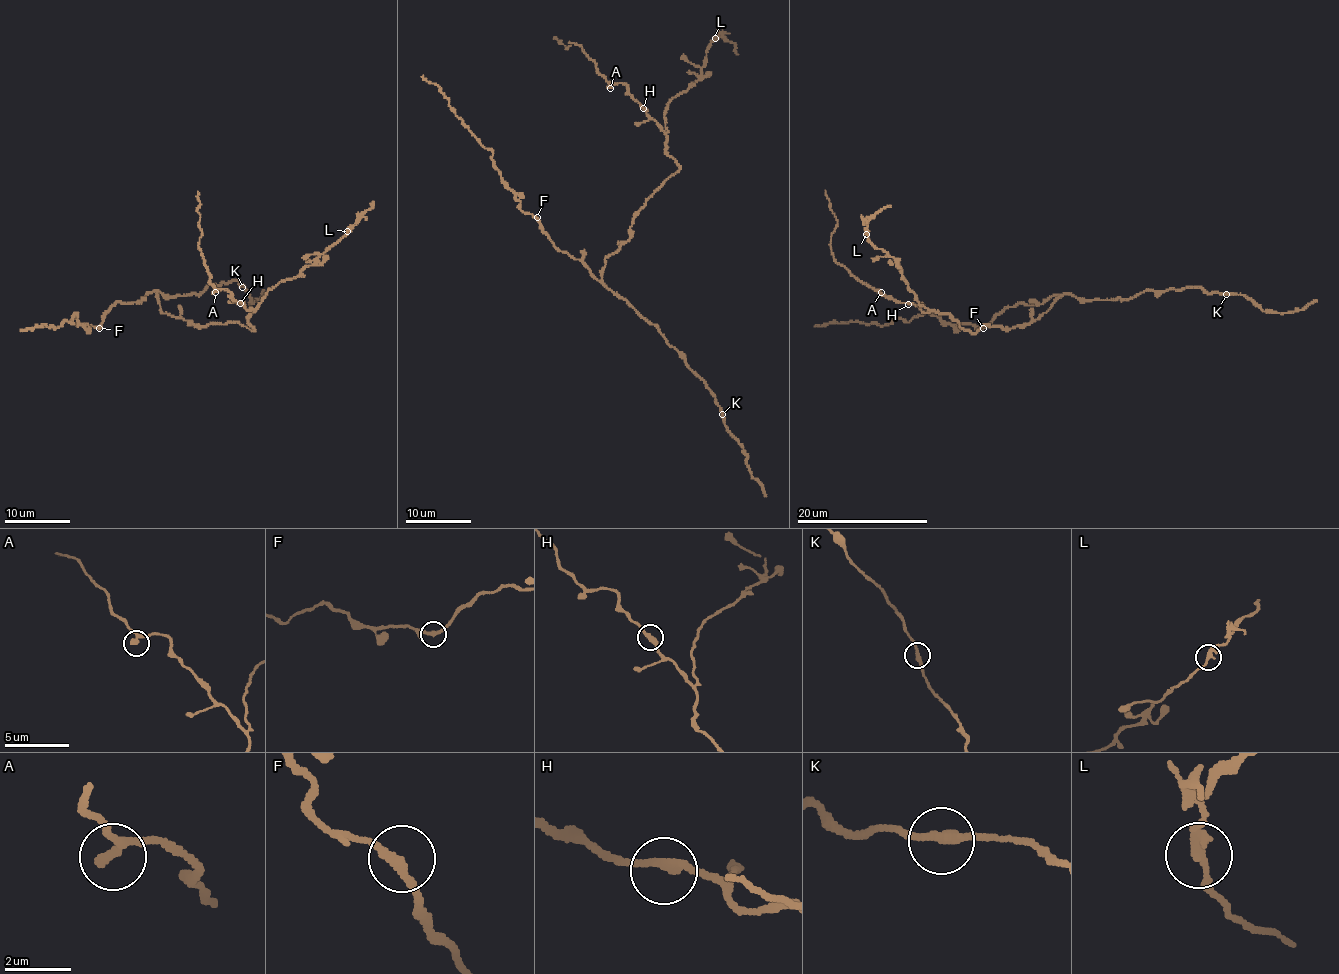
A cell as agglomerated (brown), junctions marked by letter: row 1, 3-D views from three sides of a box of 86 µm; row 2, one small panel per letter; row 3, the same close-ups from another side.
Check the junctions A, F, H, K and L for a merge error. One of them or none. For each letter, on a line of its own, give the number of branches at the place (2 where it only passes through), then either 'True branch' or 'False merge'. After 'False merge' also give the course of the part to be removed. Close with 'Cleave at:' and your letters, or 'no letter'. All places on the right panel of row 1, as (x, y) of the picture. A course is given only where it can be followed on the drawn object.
A: Branches: 2. True branch
F: Branches: 2. True branch
H: Branches: 2. True branch
K: Branches: 2. True branch
L: Branches: 2. False merge. Course of the part to remove: (867, 234), (868, 221), (891, 205)
Cleave at: L

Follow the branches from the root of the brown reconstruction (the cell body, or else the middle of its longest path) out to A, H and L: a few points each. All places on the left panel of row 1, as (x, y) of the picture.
A: (178, 318), (196, 325), (239, 323), (254, 329), (247, 320), (252, 309), (247, 311), (222, 289), (215, 292)
H: (178, 318), (196, 325), (239, 323), (254, 329), (247, 320), (253, 310), (247, 311), (240, 303)
L: (178, 318), (196, 325), (239, 323), (254, 329), (248, 318), (265, 293), (293, 278), (348, 231)

